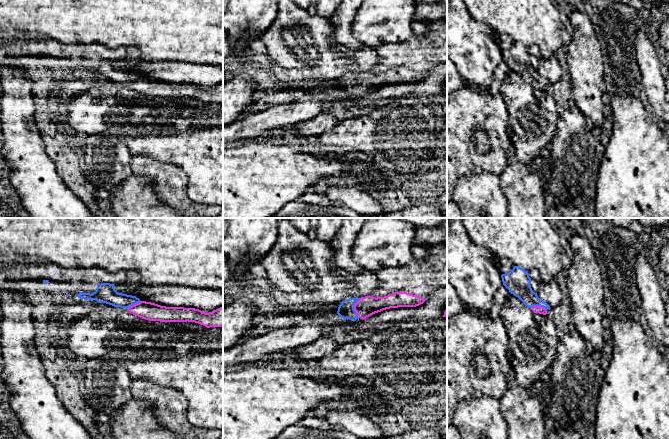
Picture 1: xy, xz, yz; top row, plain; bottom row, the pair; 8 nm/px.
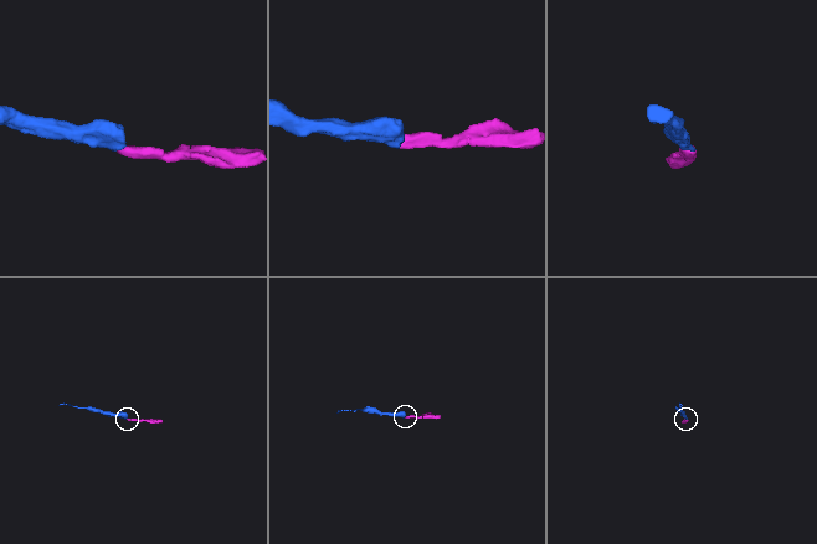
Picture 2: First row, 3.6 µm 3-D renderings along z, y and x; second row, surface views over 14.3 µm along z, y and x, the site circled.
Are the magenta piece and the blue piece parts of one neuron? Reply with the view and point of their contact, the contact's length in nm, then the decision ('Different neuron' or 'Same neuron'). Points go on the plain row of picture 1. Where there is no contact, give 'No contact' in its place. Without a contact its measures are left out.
Touches magenta at xz (354, 84). Shared border 160 nm. Same neuron

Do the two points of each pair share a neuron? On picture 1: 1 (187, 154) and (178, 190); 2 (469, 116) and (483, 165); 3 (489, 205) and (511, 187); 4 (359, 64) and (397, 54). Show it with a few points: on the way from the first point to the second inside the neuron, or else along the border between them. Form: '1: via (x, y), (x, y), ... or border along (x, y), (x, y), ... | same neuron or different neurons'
1: border along (161, 161), (175, 163), (183, 170), (187, 192) | different neurons
2: via (465, 128), (465, 147), (471, 153) | same neuron
3: border along (498, 175), (500, 187), (508, 207) | different neurons
4: border along (374, 48), (377, 54), (377, 63), (370, 71) | different neurons

